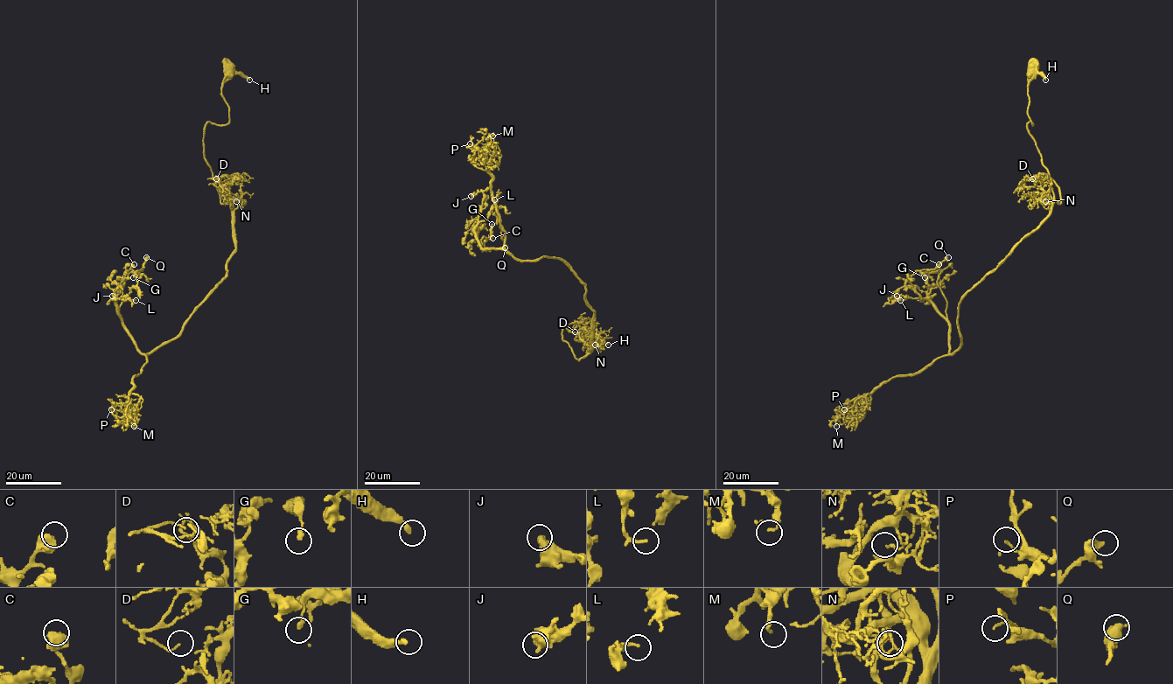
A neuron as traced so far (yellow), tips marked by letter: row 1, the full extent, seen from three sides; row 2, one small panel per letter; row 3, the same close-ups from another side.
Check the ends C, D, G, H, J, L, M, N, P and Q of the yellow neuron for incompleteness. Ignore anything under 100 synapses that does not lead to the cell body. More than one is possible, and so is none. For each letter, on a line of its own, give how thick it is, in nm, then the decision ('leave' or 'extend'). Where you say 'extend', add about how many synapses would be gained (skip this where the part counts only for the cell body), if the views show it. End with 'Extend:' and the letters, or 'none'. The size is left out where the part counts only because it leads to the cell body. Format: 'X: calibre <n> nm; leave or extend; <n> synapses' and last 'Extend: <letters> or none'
C: calibre 700 nm; leave
D: calibre 70 nm; leave
G: calibre 240 nm; leave
H: calibre 280 nm; leave
J: calibre 500 nm; leave
L: calibre 160 nm; leave
M: calibre 170 nm; leave
N: calibre 140 nm; leave
P: calibre 110 nm; leave
Q: calibre 550 nm; leave
Extend: none

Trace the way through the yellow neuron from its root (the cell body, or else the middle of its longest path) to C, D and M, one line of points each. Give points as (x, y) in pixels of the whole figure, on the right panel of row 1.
C: (1033, 68), (1028, 131), (1060, 202), (964, 296), (960, 345), (952, 353), (939, 264)
D: (1033, 68), (1028, 131), (1060, 202), (1024, 185), (1032, 178)
M: (1033, 68), (1028, 131), (1060, 202), (1055, 201), (1050, 213), (964, 296), (955, 350), (843, 403), (836, 426)

